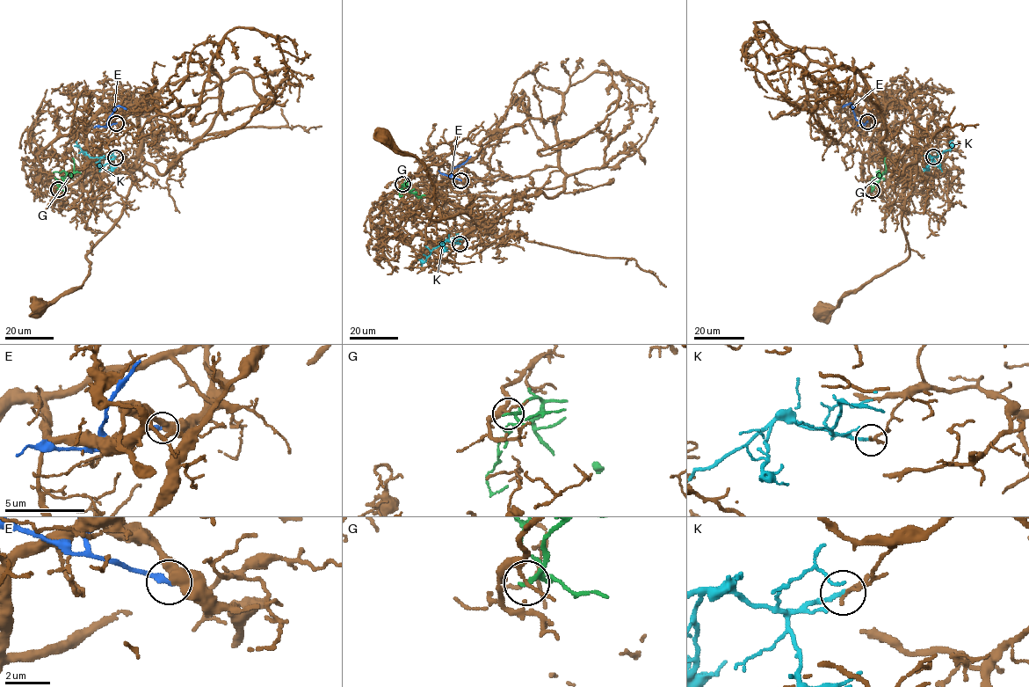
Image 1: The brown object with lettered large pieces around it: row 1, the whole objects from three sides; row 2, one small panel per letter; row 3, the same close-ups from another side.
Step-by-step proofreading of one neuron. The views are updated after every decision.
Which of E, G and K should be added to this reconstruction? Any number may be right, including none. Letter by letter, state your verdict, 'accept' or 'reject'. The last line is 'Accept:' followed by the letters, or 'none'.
E: reject
G: reject
K: reject
Accept: none

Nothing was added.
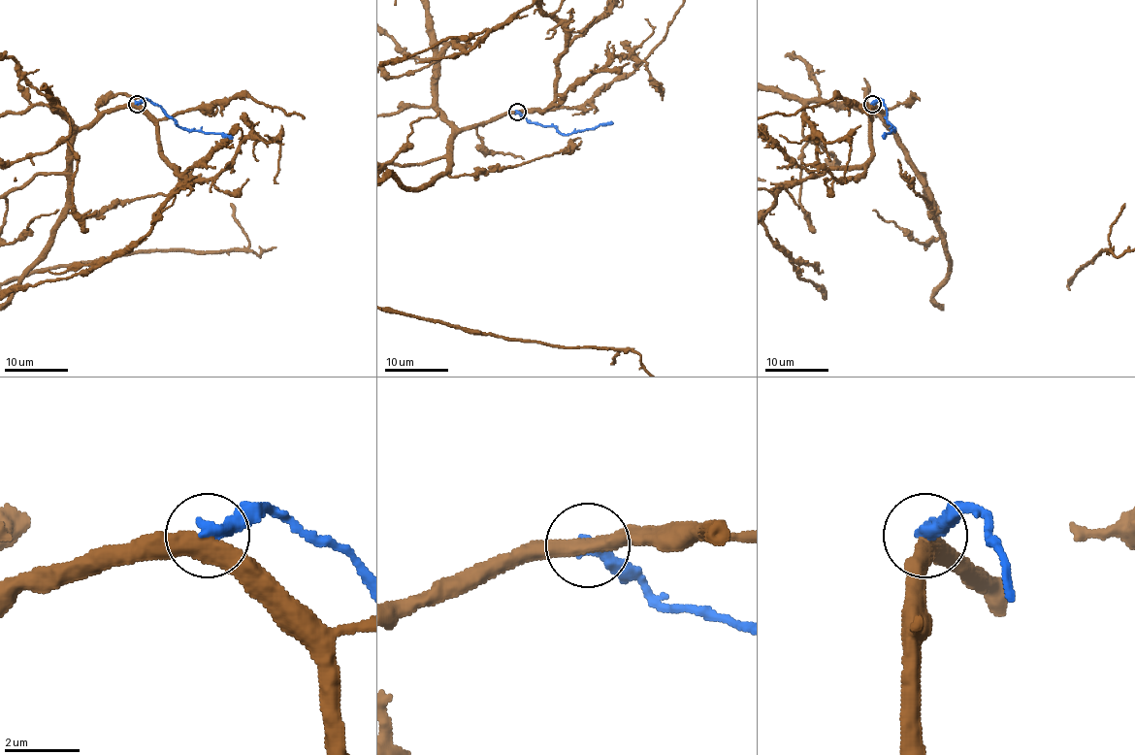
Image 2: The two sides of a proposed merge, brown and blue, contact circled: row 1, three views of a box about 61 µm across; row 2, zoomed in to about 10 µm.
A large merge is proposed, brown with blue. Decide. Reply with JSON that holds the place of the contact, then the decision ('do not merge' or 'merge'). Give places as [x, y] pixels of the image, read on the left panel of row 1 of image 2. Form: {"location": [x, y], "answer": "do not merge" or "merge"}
{"location": [137, 104], "answer": "do not merge"}

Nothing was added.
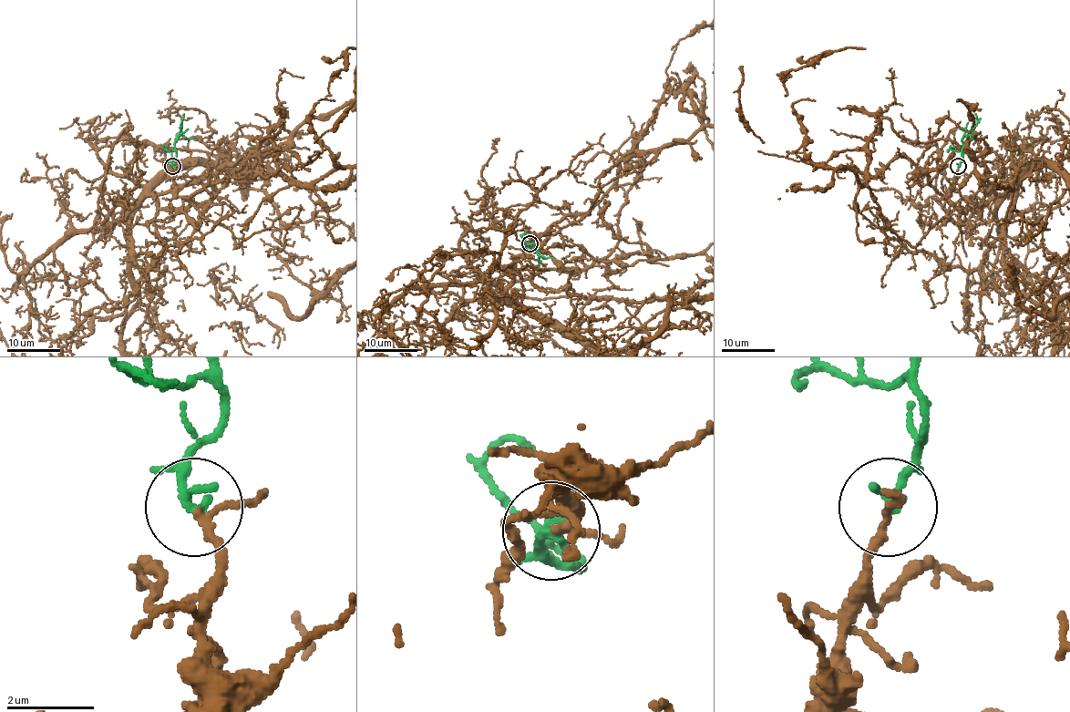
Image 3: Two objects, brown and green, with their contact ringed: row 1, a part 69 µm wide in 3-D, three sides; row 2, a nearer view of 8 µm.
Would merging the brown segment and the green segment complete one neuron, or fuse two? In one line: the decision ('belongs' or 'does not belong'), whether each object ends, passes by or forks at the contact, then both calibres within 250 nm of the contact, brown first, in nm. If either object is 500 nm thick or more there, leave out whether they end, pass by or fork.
belongs | brown passes by | green ends | 150/240 nm

